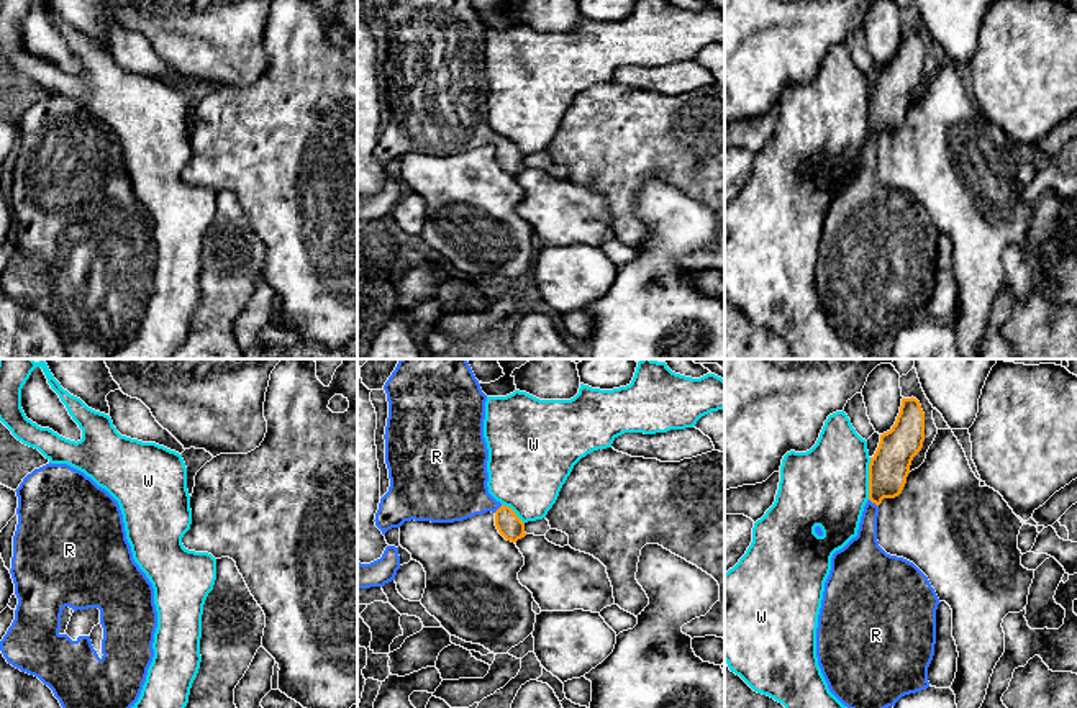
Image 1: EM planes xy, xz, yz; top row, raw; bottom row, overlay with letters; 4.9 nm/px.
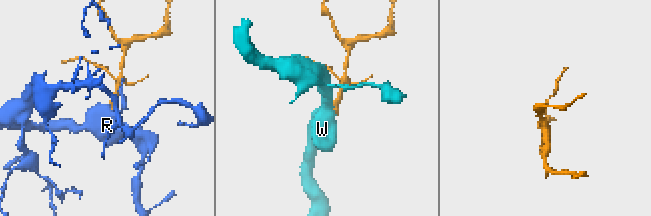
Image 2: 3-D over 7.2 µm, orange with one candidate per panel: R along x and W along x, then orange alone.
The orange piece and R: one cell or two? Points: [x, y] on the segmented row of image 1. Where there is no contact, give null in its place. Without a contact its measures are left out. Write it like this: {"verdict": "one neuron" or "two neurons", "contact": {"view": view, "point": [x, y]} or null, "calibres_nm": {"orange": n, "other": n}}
{"verdict": "one neuron", "contact": {"view": "yz", "point": [874, 502]}, "calibres_nm": {"orange": 200, "other": 160}}

